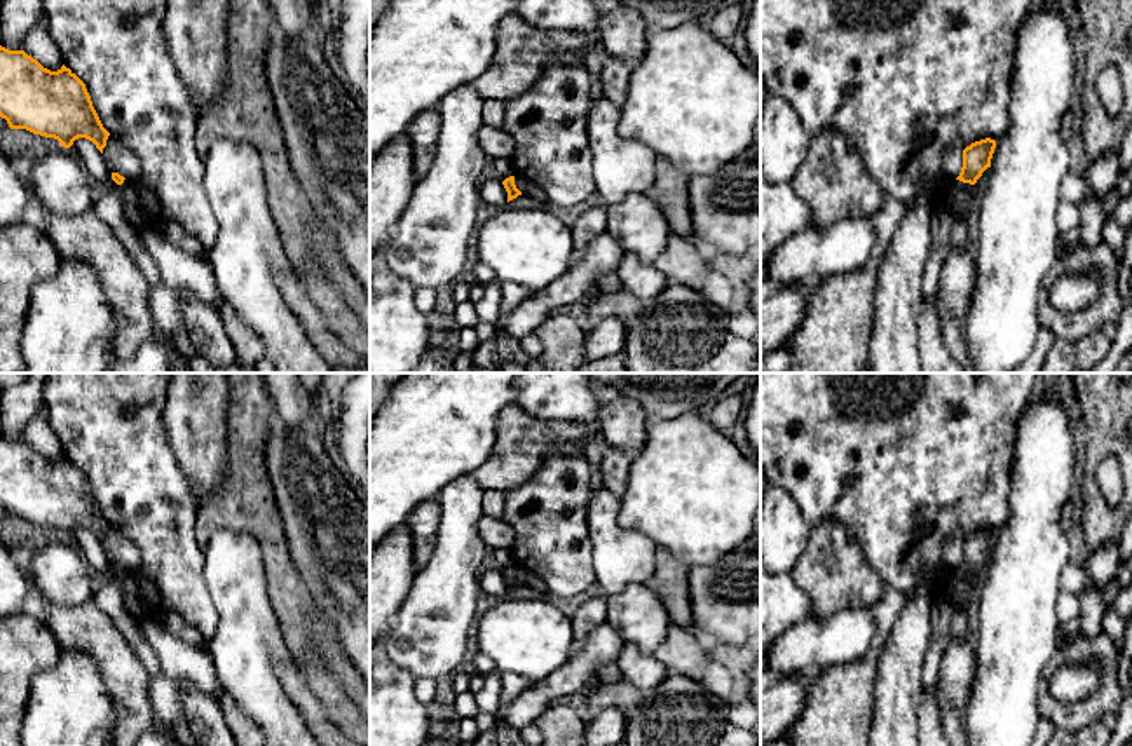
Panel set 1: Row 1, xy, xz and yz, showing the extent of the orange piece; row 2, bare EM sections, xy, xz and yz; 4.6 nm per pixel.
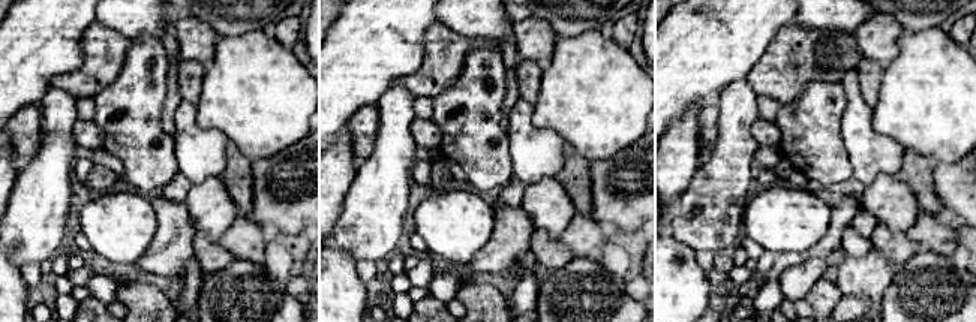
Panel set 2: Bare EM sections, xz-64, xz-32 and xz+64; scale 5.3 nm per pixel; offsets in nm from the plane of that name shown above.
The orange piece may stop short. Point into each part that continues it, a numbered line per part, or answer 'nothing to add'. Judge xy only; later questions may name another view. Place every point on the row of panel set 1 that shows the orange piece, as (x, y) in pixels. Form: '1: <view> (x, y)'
1: xy (133, 213)

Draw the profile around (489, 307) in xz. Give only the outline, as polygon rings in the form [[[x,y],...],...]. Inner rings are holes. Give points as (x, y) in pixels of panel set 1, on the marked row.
[[[494,279],[483,288],[483,296],[474,303],[476,314],[481,322],[497,322],[501,314],[502,302],[502,281]]]

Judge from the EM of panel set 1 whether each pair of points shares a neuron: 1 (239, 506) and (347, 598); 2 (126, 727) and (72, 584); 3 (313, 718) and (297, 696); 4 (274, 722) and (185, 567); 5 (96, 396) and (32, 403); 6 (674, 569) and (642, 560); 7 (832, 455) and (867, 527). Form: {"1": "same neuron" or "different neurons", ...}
{"1": "different neurons", "2": "different neurons", "3": "same neuron", "4": "different neurons", "5": "different neurons", "6": "different neurons", "7": "same neuron"}

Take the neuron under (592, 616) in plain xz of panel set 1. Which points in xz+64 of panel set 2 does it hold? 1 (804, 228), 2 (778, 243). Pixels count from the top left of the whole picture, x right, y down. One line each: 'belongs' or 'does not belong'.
1: does not belong
2: does not belong

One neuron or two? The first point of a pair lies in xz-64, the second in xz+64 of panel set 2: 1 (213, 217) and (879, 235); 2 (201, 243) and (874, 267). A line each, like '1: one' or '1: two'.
1: two
2: two

